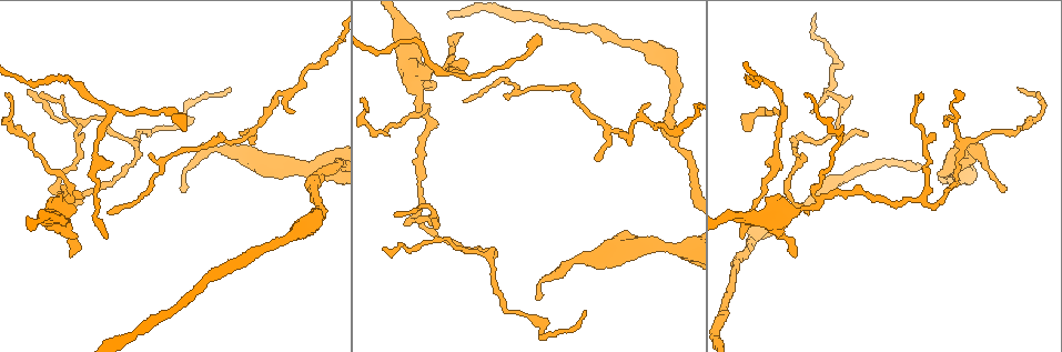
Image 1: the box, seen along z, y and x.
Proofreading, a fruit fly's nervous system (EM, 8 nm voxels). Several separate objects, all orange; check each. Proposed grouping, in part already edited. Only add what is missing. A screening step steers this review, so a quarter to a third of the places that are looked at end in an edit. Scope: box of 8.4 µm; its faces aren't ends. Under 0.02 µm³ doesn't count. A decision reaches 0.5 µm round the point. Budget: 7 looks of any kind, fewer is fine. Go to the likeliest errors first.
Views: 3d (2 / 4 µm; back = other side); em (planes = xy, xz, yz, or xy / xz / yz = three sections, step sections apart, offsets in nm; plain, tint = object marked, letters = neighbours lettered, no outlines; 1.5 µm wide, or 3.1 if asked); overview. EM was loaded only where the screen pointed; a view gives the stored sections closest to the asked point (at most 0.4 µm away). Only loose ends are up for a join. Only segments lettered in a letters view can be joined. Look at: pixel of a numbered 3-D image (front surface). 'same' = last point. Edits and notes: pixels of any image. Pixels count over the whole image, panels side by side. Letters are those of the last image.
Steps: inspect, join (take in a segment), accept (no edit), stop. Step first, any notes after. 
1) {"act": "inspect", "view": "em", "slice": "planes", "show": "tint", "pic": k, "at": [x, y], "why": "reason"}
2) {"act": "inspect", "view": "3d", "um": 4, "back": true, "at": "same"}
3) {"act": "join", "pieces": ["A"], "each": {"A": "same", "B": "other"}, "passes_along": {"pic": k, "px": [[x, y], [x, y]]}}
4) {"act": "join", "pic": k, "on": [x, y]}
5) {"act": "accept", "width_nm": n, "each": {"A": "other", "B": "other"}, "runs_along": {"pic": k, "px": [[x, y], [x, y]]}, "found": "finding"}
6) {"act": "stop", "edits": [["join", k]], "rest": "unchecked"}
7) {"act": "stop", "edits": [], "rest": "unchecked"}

{"act": "inspect", "view": "3d", "um": 4, "pic": 1, "at": [1006, 189], "why": "thin end"}

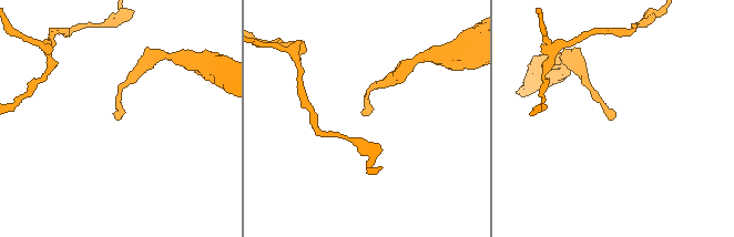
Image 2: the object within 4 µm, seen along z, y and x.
{"act": "inspect", "view": "em", "slice": "planes", "show": "letters", "pic": 2, "at": [117, 113]}

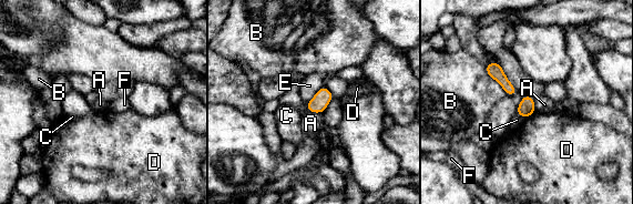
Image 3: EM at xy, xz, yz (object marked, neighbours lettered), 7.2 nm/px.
{"act": "accept", "width_nm": 120, "each": {"A": "other", "B": "other", "C": "other", "D": "other", "E": "other", "F": "other"}, "border": {"pic": 3, "px": [[324, 85], [305, 104]]}, "found": "no lettered segment goes on from it"}

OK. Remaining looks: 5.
{"act": "inspect", "view": "em", "slice": "xy", "step": 4, "show": "letters", "pic": 1, "at": [183, 130], "why": "thin end"}

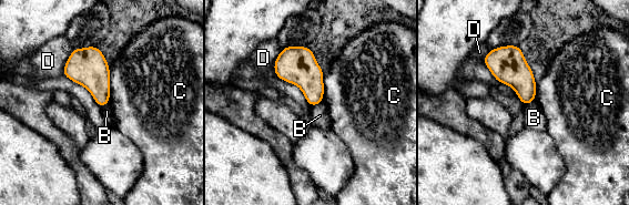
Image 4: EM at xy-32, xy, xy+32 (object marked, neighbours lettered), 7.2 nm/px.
{"act": "accept", "longest_contact_nm": ["C", 280], "each": {"B": "other", "C": "other", "D": "other"}, "border": {"pic": 4, "px": [[110, 67], [110, 101], [108, 103]]}, "found": "no lettered segment goes on from it"}

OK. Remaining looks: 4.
{"act": "inspect", "view": "em", "slice": "planes", "show": "letters", "pic": 1, "at": [385, 247], "why": "end of a long branch"}

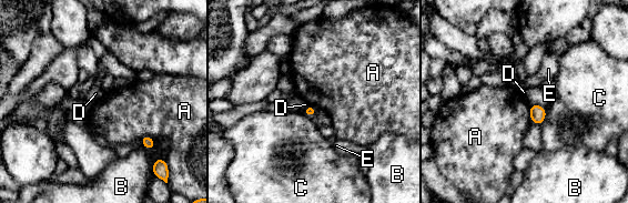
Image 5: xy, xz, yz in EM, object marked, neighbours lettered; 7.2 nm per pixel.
{"act": "accept", "width_nm": 80, "each": {"A": "other", "B": "other", "C": "other", "D": "other", "E": "other"}, "border": {"pic": 5, "px": [[139, 140], [144, 135], [155, 140]]}, "found": "no lettered segment goes on from it"}

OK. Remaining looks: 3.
{"act": "stop", "edits": [], "rest": "unchecked"}

